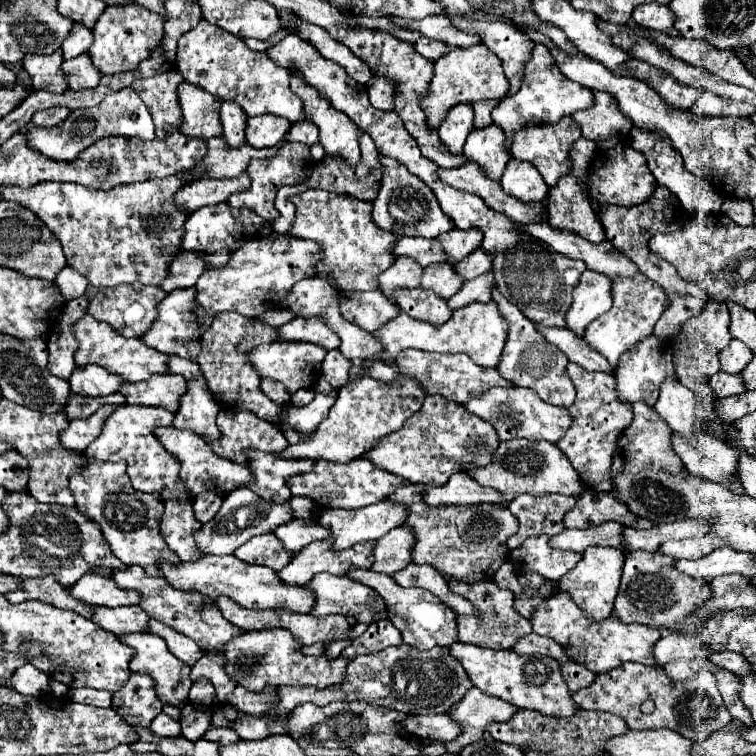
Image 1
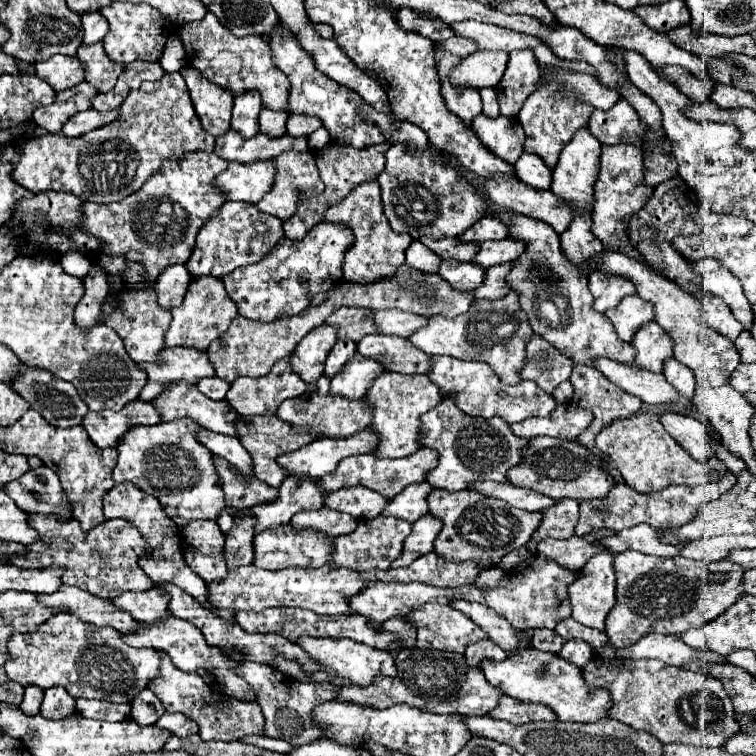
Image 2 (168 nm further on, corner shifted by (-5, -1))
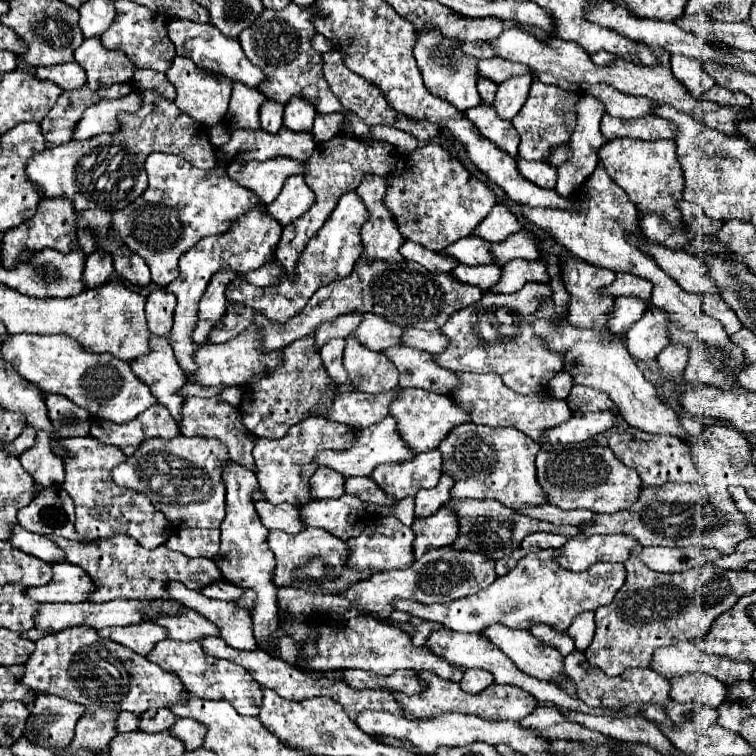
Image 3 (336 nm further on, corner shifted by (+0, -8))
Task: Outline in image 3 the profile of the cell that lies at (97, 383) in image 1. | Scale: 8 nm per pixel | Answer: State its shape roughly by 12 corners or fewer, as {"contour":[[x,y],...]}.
{"contour":[[64,334],[10,336],[2,356],[44,392],[126,424],[158,404],[128,362]]}

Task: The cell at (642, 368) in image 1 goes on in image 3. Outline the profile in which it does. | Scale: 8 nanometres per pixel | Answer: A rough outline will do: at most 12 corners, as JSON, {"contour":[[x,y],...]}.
{"contour":[[656,306],[626,332],[628,352],[654,360],[668,342]]}

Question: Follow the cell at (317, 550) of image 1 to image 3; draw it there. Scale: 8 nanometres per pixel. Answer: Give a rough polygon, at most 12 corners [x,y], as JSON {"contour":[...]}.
{"contour":[[382,516],[348,540],[348,566],[376,572],[414,564],[414,532]]}

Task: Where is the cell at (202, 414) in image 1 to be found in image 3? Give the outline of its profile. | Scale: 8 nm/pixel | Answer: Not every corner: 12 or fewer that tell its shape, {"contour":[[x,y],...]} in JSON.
{"contour":[[224,468],[226,518],[214,560],[230,584],[256,592],[260,648],[276,648],[276,562],[252,506],[254,472]]}

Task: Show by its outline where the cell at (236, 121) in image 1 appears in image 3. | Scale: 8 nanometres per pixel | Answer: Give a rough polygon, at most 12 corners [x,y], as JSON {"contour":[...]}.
{"contour":[[234,82],[226,122],[260,128],[258,110],[266,96]]}

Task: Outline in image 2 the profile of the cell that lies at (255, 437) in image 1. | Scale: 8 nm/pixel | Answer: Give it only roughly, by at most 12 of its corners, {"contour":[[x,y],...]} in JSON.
{"contour":[[275,415],[237,417],[253,477],[279,487],[275,457],[315,439]]}

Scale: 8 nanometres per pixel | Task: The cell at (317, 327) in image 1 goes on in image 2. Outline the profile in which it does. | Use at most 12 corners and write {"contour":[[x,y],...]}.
{"contour":[[339,307],[321,325],[337,339],[361,341],[375,333],[371,309]]}

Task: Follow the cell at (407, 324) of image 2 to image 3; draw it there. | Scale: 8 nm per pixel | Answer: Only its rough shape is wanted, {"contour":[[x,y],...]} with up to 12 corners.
{"contour":[[406,328],[402,344],[440,354],[450,340],[440,330]]}

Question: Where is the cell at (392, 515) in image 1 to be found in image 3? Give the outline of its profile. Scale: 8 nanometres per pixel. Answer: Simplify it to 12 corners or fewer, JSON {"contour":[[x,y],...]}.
{"contour":[[454,478],[416,494],[416,516],[432,516],[450,500]]}

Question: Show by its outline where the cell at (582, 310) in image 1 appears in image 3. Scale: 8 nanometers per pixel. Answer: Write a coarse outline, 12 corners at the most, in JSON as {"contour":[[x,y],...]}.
{"contour":[[616,274],[610,296],[650,300],[652,284],[634,274]]}

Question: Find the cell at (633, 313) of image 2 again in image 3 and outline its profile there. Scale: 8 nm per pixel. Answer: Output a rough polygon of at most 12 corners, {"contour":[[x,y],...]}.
{"contour":[[620,296],[610,314],[610,330],[618,336],[642,318],[646,302]]}

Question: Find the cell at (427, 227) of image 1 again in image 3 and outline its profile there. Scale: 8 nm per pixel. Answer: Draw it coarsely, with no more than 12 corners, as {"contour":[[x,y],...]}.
{"contour":[[440,144],[400,154],[386,206],[442,252],[496,196]]}

